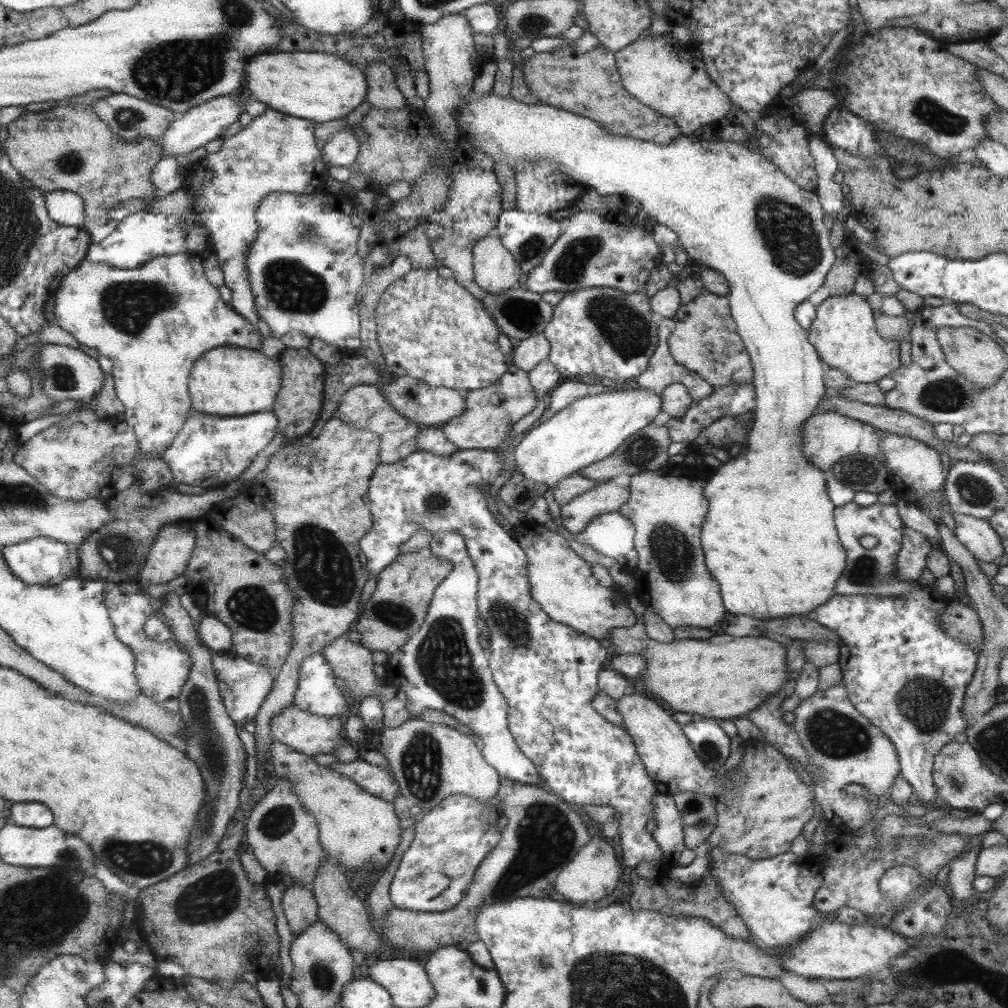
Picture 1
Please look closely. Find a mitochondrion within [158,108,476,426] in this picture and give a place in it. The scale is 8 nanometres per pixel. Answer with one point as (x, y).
(292, 288)

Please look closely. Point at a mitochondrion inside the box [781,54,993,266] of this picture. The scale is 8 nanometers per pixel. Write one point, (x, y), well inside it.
(944, 122)

